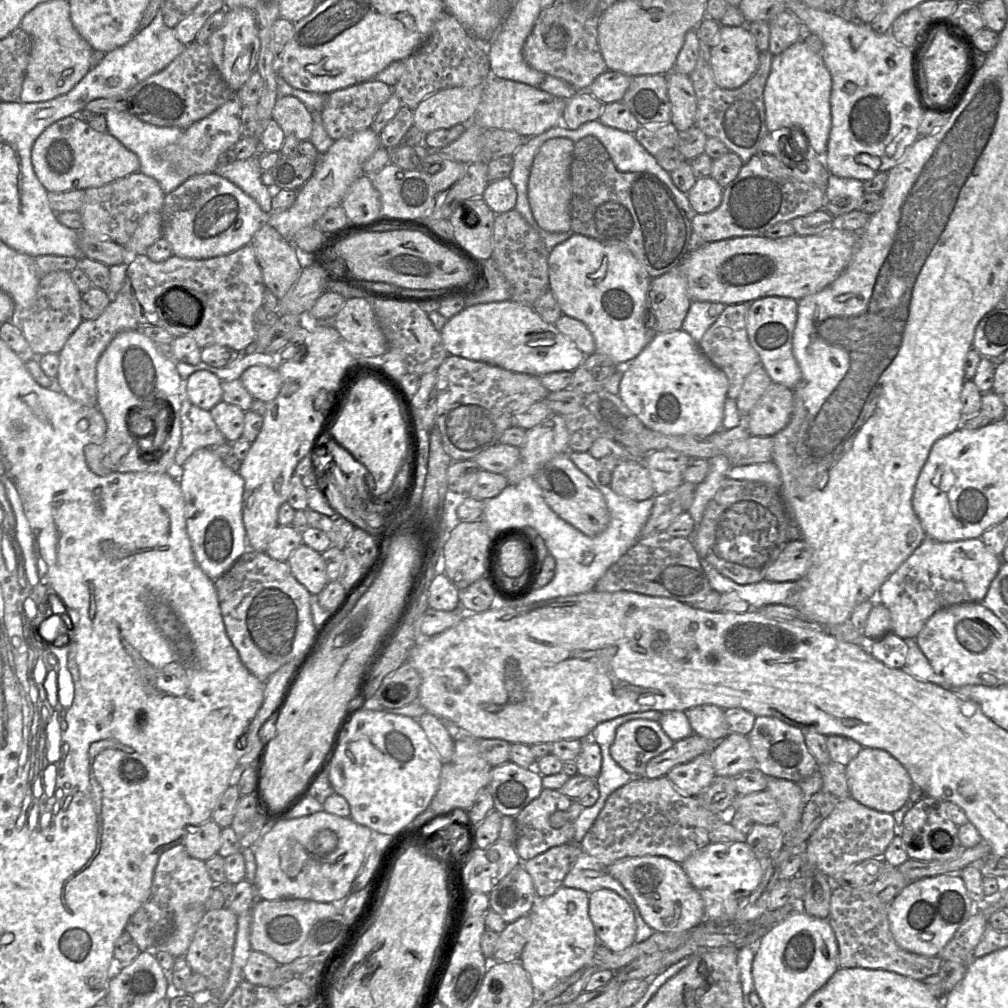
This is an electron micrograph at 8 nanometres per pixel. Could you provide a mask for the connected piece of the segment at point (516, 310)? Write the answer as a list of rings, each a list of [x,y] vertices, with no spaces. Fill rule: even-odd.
[[[514,300],[467,306],[448,319],[440,334],[449,355],[533,376],[574,372],[586,357],[554,324],[544,321],[531,306]]]

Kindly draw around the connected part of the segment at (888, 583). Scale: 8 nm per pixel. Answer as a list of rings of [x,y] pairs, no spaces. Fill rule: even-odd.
[[[926,538],[881,585],[876,595],[876,601],[884,605],[890,612],[890,632],[904,640],[916,638],[927,620],[937,611],[962,603],[982,602],[1002,563],[1001,557],[991,553],[981,538],[953,542],[939,542]]]

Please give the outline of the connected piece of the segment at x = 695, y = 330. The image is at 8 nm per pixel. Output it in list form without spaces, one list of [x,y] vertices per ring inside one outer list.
[[[692,301],[681,329],[699,343],[725,307],[725,304],[718,302]]]

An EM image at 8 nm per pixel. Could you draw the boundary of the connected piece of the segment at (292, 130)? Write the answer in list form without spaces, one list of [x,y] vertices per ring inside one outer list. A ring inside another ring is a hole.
[[[293,96],[278,98],[271,118],[278,123],[286,137],[293,135],[300,141],[310,139],[313,120],[309,110],[299,99]]]

